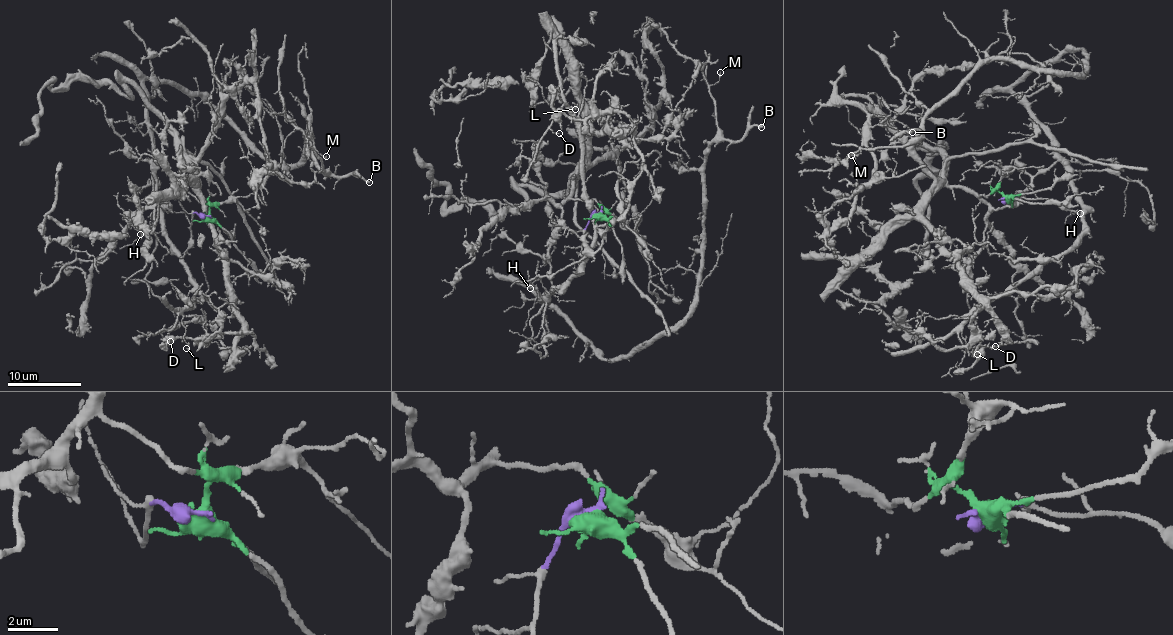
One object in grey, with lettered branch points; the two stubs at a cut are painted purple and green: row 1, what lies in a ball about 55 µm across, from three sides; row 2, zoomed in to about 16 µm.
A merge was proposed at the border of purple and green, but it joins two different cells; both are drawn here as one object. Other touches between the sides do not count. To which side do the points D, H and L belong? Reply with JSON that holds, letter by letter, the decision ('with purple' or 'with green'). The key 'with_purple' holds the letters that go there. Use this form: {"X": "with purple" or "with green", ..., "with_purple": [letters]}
{"D": "with purple", "H": "with purple", "L": "with purple", "with_purple": ["D", "H", "L"]}

